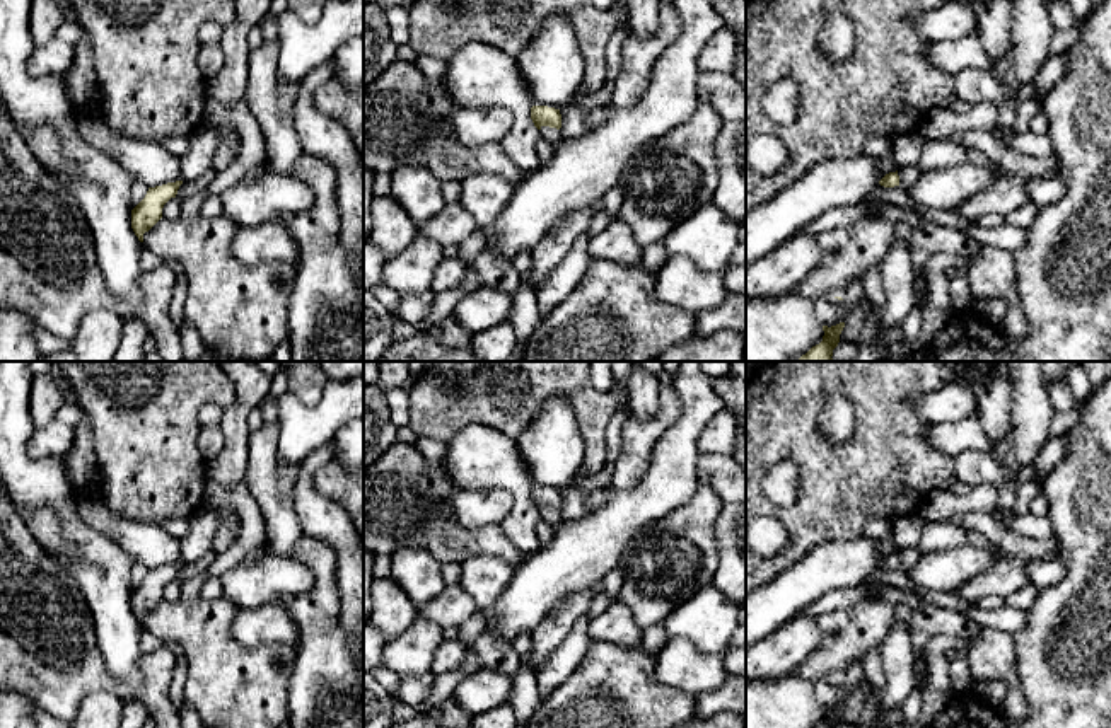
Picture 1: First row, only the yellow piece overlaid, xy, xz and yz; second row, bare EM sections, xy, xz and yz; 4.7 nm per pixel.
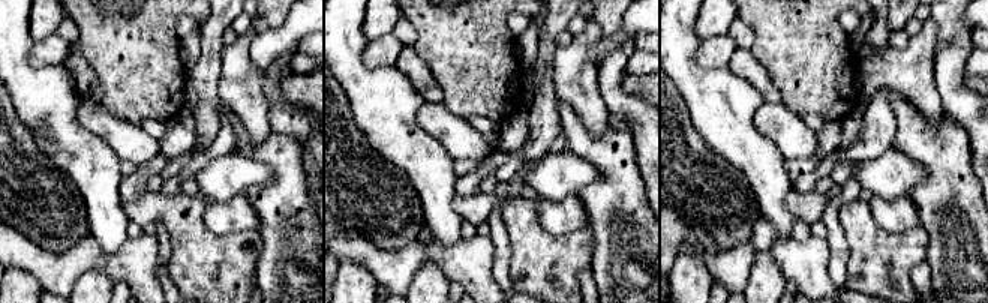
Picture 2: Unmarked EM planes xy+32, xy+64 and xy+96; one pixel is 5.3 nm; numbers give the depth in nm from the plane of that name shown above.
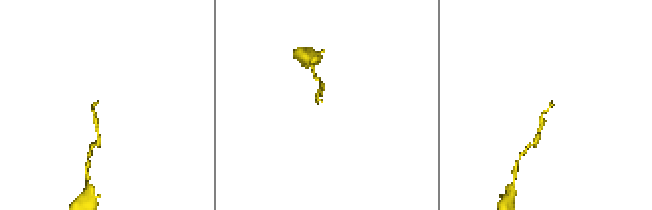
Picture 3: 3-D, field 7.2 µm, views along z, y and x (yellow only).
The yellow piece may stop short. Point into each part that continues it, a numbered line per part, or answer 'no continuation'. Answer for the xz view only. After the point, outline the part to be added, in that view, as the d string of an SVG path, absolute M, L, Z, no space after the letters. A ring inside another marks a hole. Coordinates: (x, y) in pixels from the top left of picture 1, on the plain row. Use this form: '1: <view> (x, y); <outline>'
1: xz (552, 517); M541 508L539 518L544 520L546 523L553 525L555 529L560 527L563 522L561 513L556 510L550 508Z

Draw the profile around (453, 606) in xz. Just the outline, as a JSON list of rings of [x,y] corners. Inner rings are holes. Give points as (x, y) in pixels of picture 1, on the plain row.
[[[445,585],[442,593],[418,607],[418,615],[444,627],[457,627],[468,621],[478,605],[469,593],[466,593],[461,585]]]

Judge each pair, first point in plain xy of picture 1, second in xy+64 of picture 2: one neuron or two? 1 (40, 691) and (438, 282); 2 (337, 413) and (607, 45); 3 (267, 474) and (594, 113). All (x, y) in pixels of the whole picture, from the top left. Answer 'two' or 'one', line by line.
1: two
2: one
3: one

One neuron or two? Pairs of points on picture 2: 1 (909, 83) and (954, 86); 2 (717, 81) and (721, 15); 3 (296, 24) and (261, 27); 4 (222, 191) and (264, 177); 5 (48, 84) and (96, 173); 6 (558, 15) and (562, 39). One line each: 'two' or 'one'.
1: two
2: two
3: one
4: one
5: one
6: two

